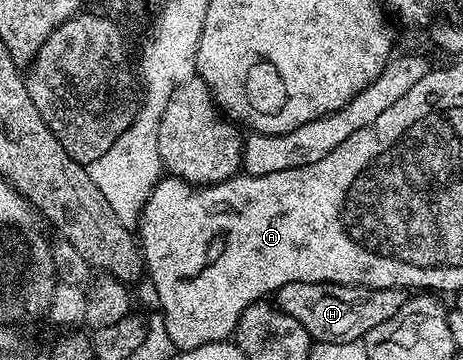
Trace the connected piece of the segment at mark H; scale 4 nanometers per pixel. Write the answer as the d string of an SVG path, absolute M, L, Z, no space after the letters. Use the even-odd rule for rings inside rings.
M297 280L274 293L276 307L290 314L290 318L298 318L313 341L322 344L361 341L374 327L394 318L407 299L407 291L402 288L366 288L353 284L315 284Z

